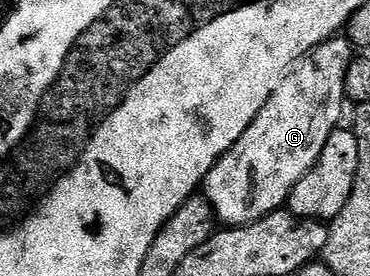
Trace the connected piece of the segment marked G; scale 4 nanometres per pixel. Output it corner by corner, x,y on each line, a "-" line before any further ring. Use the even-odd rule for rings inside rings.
332,37
326,43
316,47
310,55
303,56
302,60
295,64
282,79
279,80
271,96
267,98
267,103
260,109
258,117
251,122
249,129
245,129
245,133
221,158
215,162
206,179
201,184
202,194
208,203
214,209
218,222
227,227
242,227
245,223
252,223
255,219
260,219
269,214
270,211
278,211
286,204
288,197
291,195
292,189
297,185
297,181
301,181
301,177
309,168
319,159
321,149
325,147
325,141
331,135
336,134
338,118
341,117
341,105
345,100
343,90
345,89
345,69
351,64
353,58
353,47
346,38

